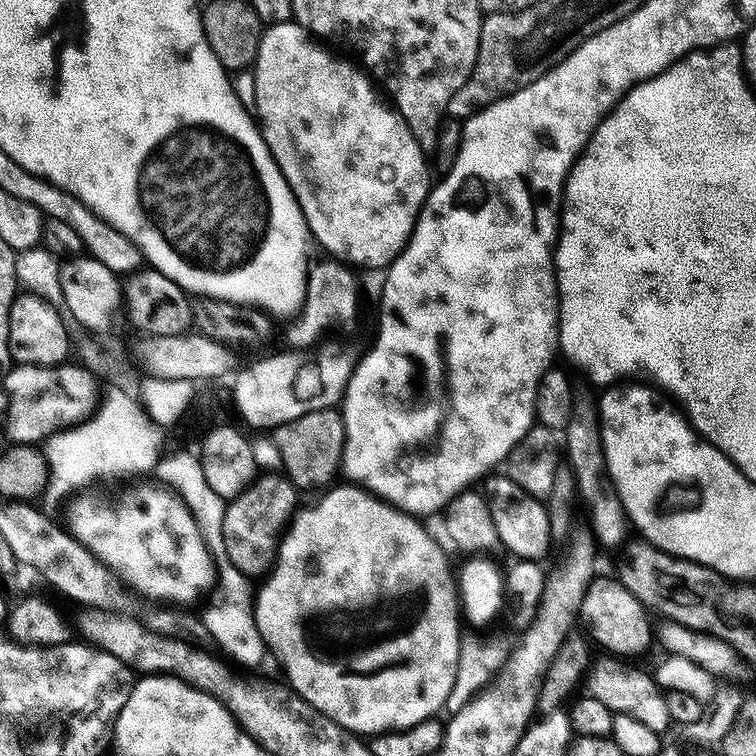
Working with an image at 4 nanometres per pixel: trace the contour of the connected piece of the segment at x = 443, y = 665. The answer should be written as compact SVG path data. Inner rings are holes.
M358 486L336 487L329 487L317 504L312 504L309 508L301 507L295 513L277 547L274 563L263 577L264 585L255 589L253 617L264 640L265 649L280 659L293 690L305 700L301 701L307 707L315 708L336 724L357 734L379 734L398 728L409 728L423 720L433 719L437 715L436 711L440 712L445 707L451 687L455 685L462 643L462 608L458 603L458 584L454 579L454 568L452 572L443 550L436 545L435 538L420 525L423 523L417 517L393 508Z

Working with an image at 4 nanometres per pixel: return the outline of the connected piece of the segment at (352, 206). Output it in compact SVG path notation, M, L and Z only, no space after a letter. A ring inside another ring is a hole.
M295 22L270 24L263 29L254 65L254 91L257 94L254 112L258 117L259 127L263 131L264 141L268 143L268 149L274 158L274 162L282 170L290 190L296 195L298 206L308 223L311 239L315 243L317 240L332 255L329 257L335 258L345 265L355 266L357 269L380 268L380 270L384 270L398 259L401 250L408 245L408 239L412 237L412 231L416 229L416 220L420 217L420 212L424 208L424 202L427 200L430 191L430 183L428 184L428 168L430 172L430 164L429 161L428 164L424 161L424 156L426 156L425 149L418 146L414 134L410 134L406 122L395 107L389 106L387 103L384 105L372 93L372 88L374 89L373 81L355 63L352 63L353 65L347 64L346 61L339 60L336 56L331 56L327 52L327 50L329 51L327 47L324 47L324 49L319 48L319 46L324 47L317 43L302 25Z

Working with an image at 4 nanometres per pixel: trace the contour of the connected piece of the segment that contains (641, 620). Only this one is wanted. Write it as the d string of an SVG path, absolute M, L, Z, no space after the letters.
M596 578L589 583L582 598L579 619L582 624L584 620L589 634L606 651L613 652L616 656L636 656L654 640L654 628L652 632L652 624L648 621L649 613L644 605L638 602L638 598L634 598L634 594L630 594L630 590L626 590L616 578L612 580Z

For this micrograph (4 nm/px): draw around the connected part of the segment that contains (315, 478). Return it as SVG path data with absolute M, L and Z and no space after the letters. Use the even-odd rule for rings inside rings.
M335 407L314 410L271 429L274 446L278 446L280 468L297 490L324 490L341 471L344 462L344 417ZM332 480L332 481L331 481Z

